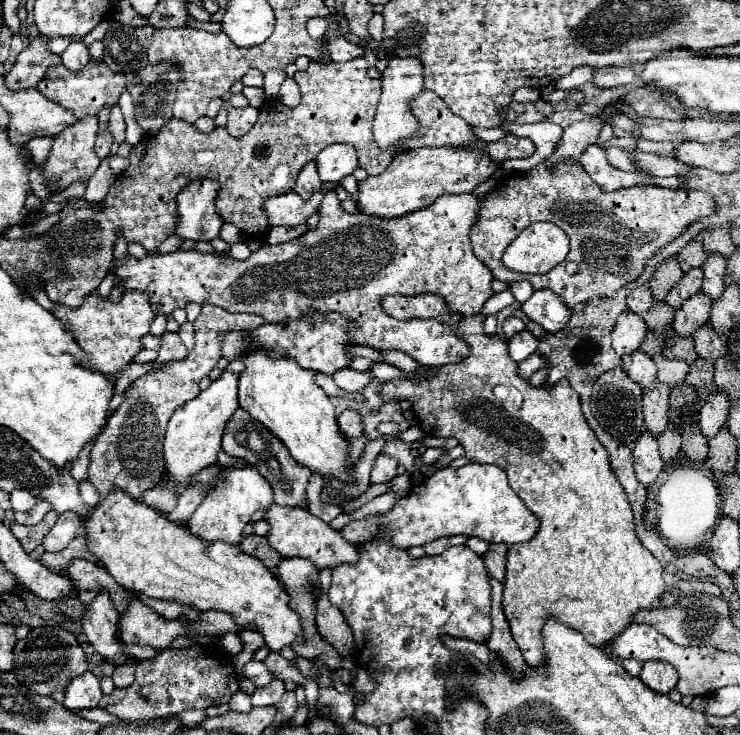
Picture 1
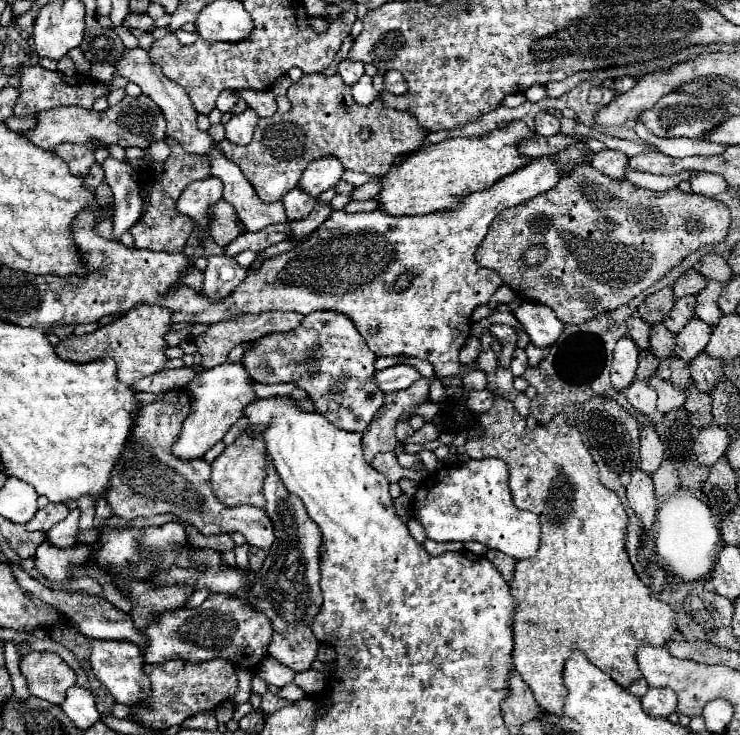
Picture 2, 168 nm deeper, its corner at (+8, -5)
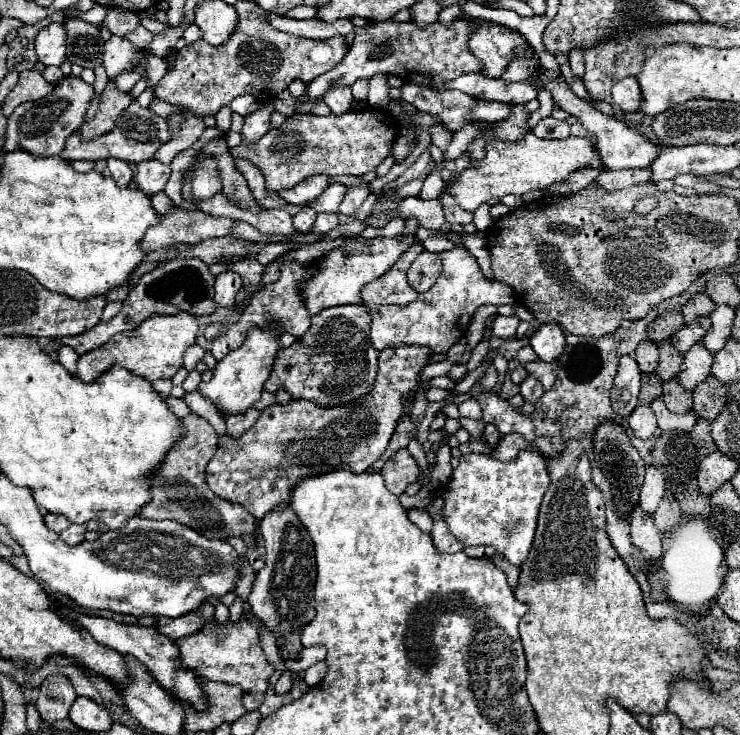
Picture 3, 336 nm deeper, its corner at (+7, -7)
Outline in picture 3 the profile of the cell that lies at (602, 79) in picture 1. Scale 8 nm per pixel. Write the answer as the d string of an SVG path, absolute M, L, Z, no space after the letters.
M630 76L630 78L624 78L618 84L614 84L612 100L624 112L638 112L638 104L642 100L640 98L640 88L638 88L638 80Z

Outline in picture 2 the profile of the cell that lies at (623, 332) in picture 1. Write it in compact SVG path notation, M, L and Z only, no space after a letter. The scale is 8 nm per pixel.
M621 338L613 352L613 366L611 366L611 384L617 392L623 392L635 380L637 370L637 348L635 342L629 338Z

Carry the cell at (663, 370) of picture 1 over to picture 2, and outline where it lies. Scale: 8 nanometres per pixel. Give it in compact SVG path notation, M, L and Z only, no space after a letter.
M653 376L649 380L649 386L659 396L659 400L657 400L659 412L673 412L673 410L683 408L683 404L685 404L685 392L683 390L677 390L673 384L669 384L657 376Z

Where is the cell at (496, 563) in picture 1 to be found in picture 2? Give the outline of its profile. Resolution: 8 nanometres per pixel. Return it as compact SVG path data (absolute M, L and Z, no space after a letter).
M489 550L485 556L505 576L505 580L511 580L513 578L513 570L515 570L515 564L517 564L513 558L509 558L509 556L505 556L505 554L497 552L497 550Z

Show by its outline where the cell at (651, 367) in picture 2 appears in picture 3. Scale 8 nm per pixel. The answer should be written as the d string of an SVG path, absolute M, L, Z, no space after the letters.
M656 372L642 374L642 388L640 388L640 402L648 404L652 396L658 396L662 390L662 380Z

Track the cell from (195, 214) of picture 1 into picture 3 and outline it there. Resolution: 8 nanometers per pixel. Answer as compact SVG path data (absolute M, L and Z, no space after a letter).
M206 160L206 164L192 164L194 176L190 182L182 186L184 200L210 200L222 190L222 182L218 170L214 168L214 160Z

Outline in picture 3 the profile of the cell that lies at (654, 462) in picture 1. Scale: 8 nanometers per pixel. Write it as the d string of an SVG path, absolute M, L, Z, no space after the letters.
M636 504L632 508L630 514L630 534L632 534L632 542L636 548L648 552L650 558L660 558L662 556L662 534L654 524L654 518L650 514L646 514L640 504Z

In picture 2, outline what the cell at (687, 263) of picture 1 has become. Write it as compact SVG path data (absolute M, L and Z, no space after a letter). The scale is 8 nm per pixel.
M689 270L683 278L679 278L677 280L677 284L675 284L675 288L673 288L673 292L675 292L675 298L679 300L679 298L685 298L685 296L697 296L703 288L705 288L705 278L699 274L699 272L695 272L695 270Z

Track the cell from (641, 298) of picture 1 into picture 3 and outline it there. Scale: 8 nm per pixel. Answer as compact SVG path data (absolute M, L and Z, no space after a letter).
M644 340L638 344L634 358L642 372L654 372L658 364L658 346L654 346L652 340Z

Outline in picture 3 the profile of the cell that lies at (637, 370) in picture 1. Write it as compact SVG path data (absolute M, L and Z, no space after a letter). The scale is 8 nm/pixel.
M638 404L634 412L628 416L628 426L638 438L658 436L658 424L652 408L648 404Z

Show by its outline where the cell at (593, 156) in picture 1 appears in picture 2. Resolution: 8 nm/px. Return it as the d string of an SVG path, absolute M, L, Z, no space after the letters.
M603 148L601 152L597 152L591 160L591 166L597 168L599 172L603 172L605 176L611 176L615 180L621 180L625 176L625 166L629 162L629 156L625 156L619 150L609 150Z

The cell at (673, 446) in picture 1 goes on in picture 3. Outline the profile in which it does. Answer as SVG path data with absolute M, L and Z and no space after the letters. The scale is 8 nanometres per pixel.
M666 494L658 506L660 506L660 508L656 508L656 512L654 512L654 522L658 524L660 532L666 534L666 532L672 530L672 528L680 522L680 518L682 518L680 502L678 502L674 496Z

